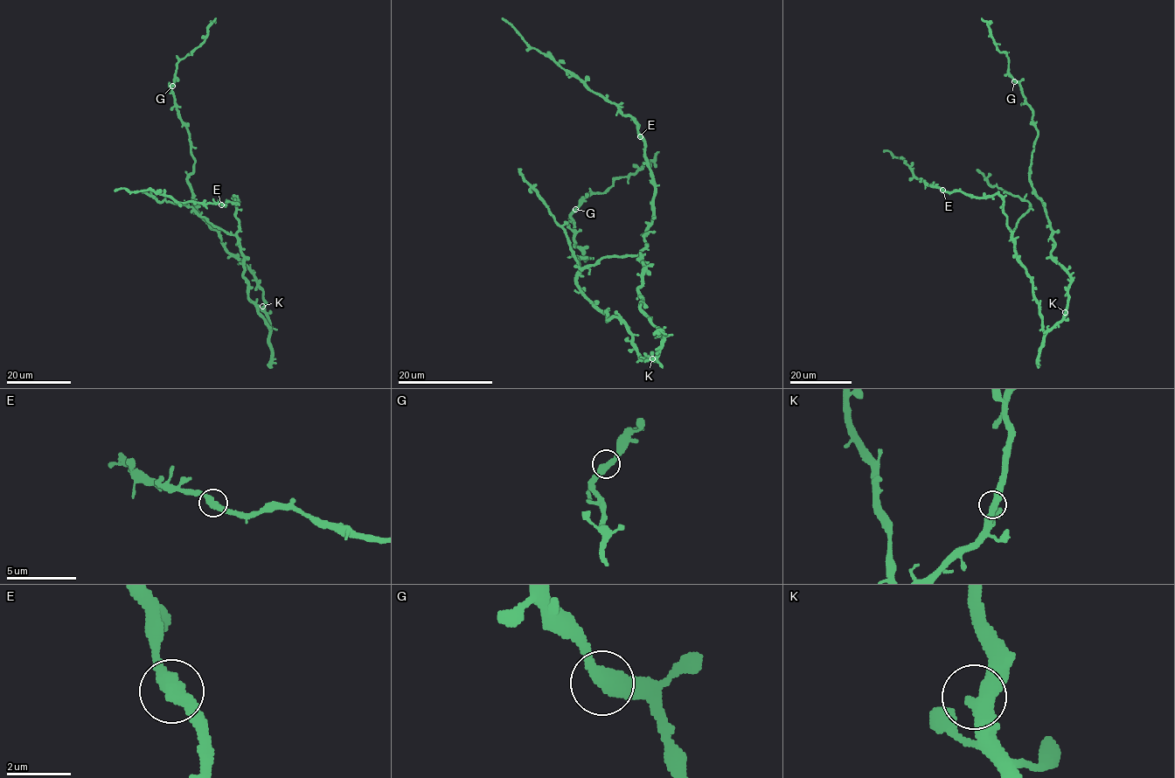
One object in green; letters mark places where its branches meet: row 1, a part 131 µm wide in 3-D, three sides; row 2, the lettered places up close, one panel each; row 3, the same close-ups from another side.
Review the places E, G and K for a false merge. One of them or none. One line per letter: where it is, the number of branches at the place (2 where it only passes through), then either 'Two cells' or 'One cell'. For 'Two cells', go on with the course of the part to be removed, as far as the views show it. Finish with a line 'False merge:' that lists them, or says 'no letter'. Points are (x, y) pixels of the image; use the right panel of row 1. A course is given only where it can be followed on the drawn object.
E: Place: (942, 190). Branches: 2. One cell
G: Place: (1014, 81). Branches: 2. One cell
K: Place: (1065, 312). Branches: 2. One cell
False merge: no letter

